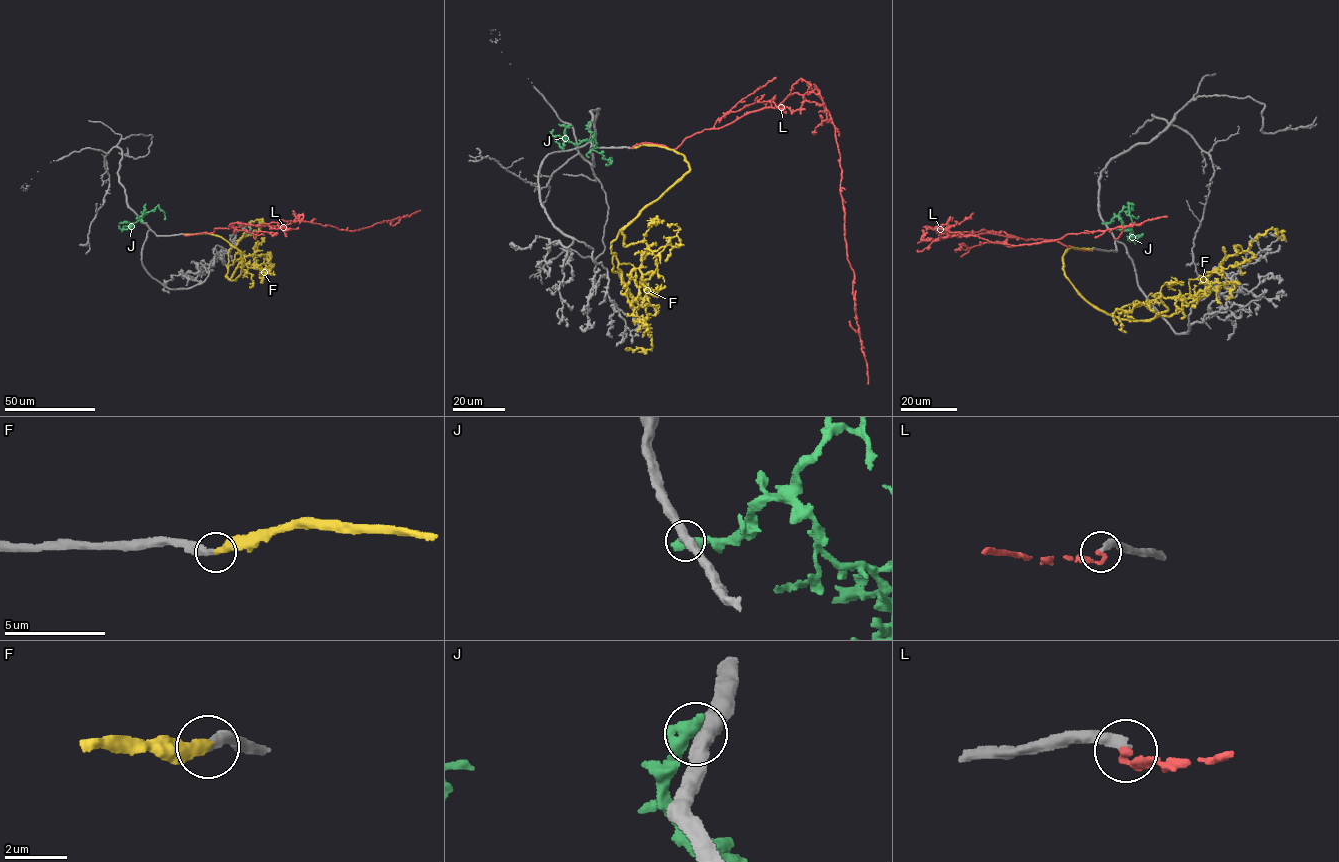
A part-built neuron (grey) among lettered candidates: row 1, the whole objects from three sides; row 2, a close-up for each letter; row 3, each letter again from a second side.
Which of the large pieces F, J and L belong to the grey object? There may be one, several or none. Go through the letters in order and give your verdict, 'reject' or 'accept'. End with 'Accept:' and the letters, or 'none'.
F: accept
J: reject
L: reject
Accept: F

